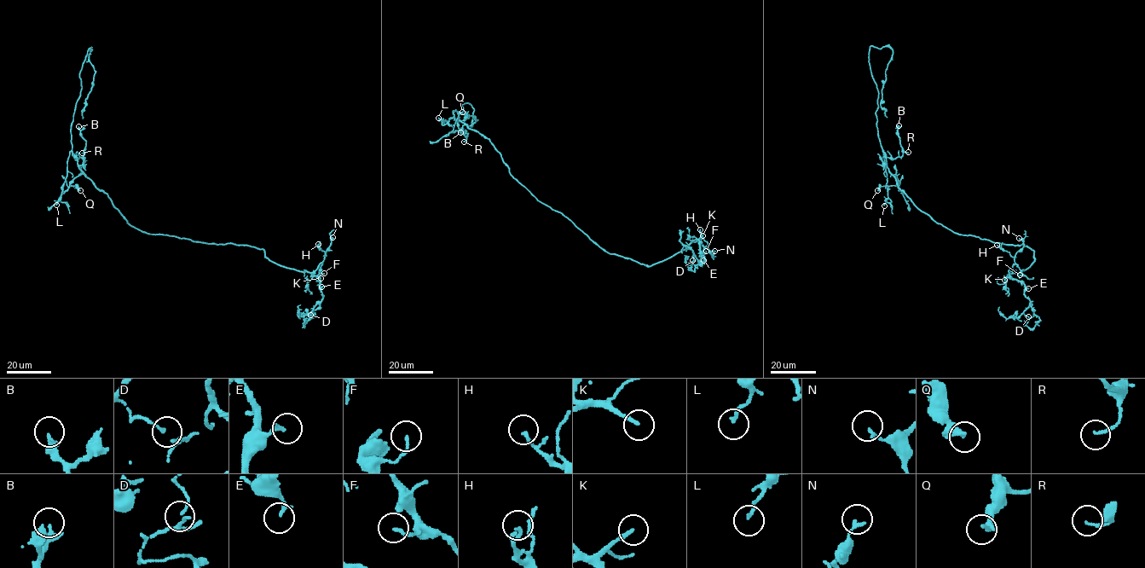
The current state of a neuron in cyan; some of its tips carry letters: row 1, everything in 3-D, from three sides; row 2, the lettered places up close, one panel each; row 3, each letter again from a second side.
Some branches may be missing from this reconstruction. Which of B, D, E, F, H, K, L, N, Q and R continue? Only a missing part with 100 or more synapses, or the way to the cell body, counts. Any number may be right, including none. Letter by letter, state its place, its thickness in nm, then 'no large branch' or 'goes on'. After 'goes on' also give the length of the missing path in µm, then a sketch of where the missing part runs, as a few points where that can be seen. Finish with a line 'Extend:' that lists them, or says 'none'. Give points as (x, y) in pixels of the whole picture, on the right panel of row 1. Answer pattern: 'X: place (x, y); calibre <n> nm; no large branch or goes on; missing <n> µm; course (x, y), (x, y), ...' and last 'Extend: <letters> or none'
B: place (899, 125); calibre 320 nm; no large branch
D: place (1028, 316); calibre 70 nm; no large branch
E: place (1028, 288); calibre 200 nm; no large branch
F: place (1020, 275); calibre 140 nm; no large branch
H: place (997, 245); calibre 110 nm; no large branch
K: place (1004, 280); calibre 180 nm; goes on; missing 60 µm; course (1004, 280), (985, 295), (957, 301), (941, 312), (938, 324)
L: place (884, 205); calibre 120 nm; no large branch
N: place (1019, 238); calibre 160 nm; no large branch
Q: place (877, 190); calibre 360 nm; no large branch
R: place (908, 152); calibre 120 nm; no large branch
Extend: K

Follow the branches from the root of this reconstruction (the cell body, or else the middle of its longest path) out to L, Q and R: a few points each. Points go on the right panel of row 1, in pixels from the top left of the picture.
L: (945, 227), (922, 211), (898, 187), (895, 177), (887, 167), (886, 154), (882, 150), (887, 195), (884, 205)
Q: (945, 227), (922, 211), (898, 187), (895, 177), (891, 174), (894, 174), (897, 186), (881, 186), (877, 190)
R: (945, 227), (922, 211), (898, 187), (895, 177), (887, 167), (887, 157), (896, 159), (908, 152)

